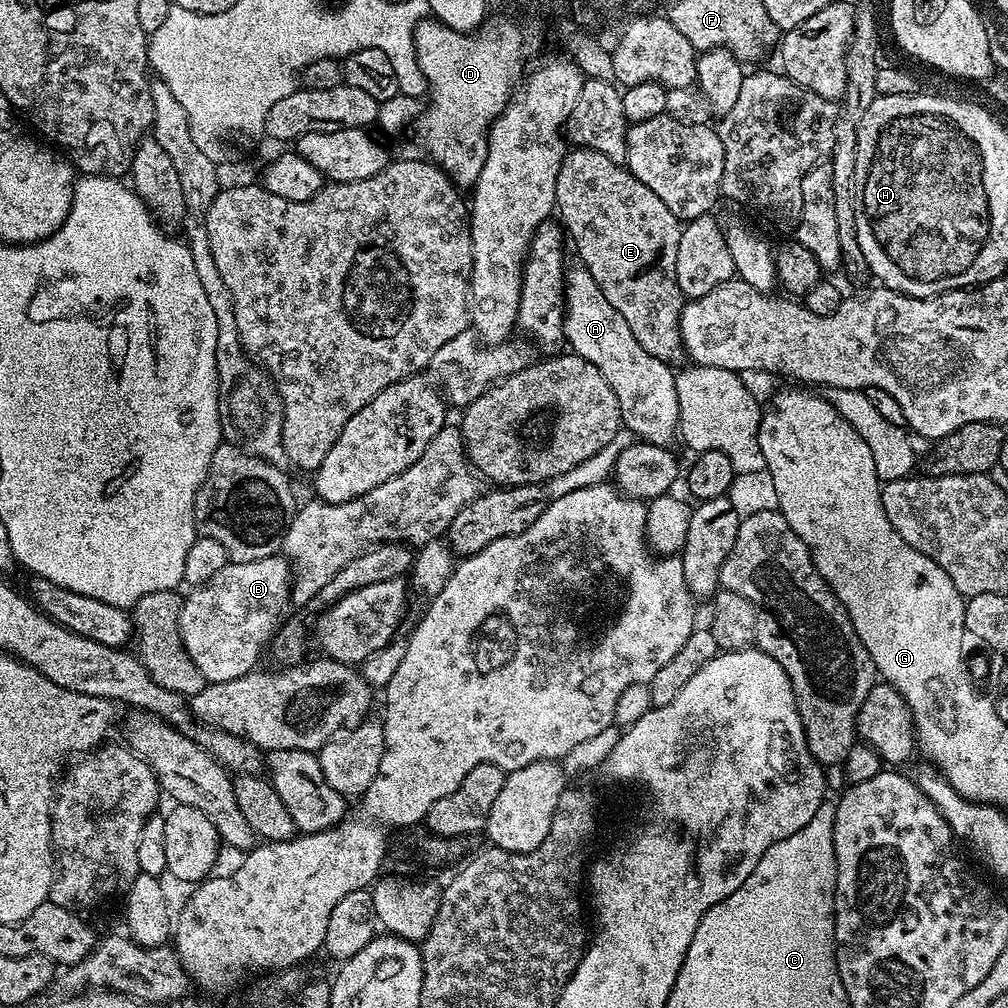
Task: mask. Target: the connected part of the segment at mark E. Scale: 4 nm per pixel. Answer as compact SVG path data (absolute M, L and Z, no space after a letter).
M573 147L571 150L565 151L564 161L558 170L555 211L558 216L560 214L558 220L570 237L571 247L573 244L576 247L577 254L580 255L579 263L590 270L598 290L602 290L602 294L606 294L606 302L610 302L610 306L614 306L614 310L618 310L618 314L622 314L622 318L626 318L626 326L630 326L630 334L634 334L634 338L638 338L638 346L642 346L642 350L654 354L654 358L658 358L669 366L676 366L680 359L683 361L686 353L684 343L680 340L680 310L682 307L680 296L682 297L682 290L678 286L678 261L681 259L679 256L680 244L682 245L682 224L674 214L670 214L670 209L662 203L662 198L658 198L658 194L654 194L654 190L650 190L650 186L638 182L638 178L634 178L634 174L628 171L624 164L610 162L610 158L606 158L606 154L598 154L598 150Z

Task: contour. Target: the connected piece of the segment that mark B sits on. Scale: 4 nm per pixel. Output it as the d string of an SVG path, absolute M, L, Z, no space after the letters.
M283 555L267 556L254 562L234 564L229 562L214 574L205 584L193 587L180 605L180 641L190 654L194 666L209 684L230 682L253 671L264 652L264 647L275 637L277 628L285 615L284 607L289 607L292 595L292 569Z

